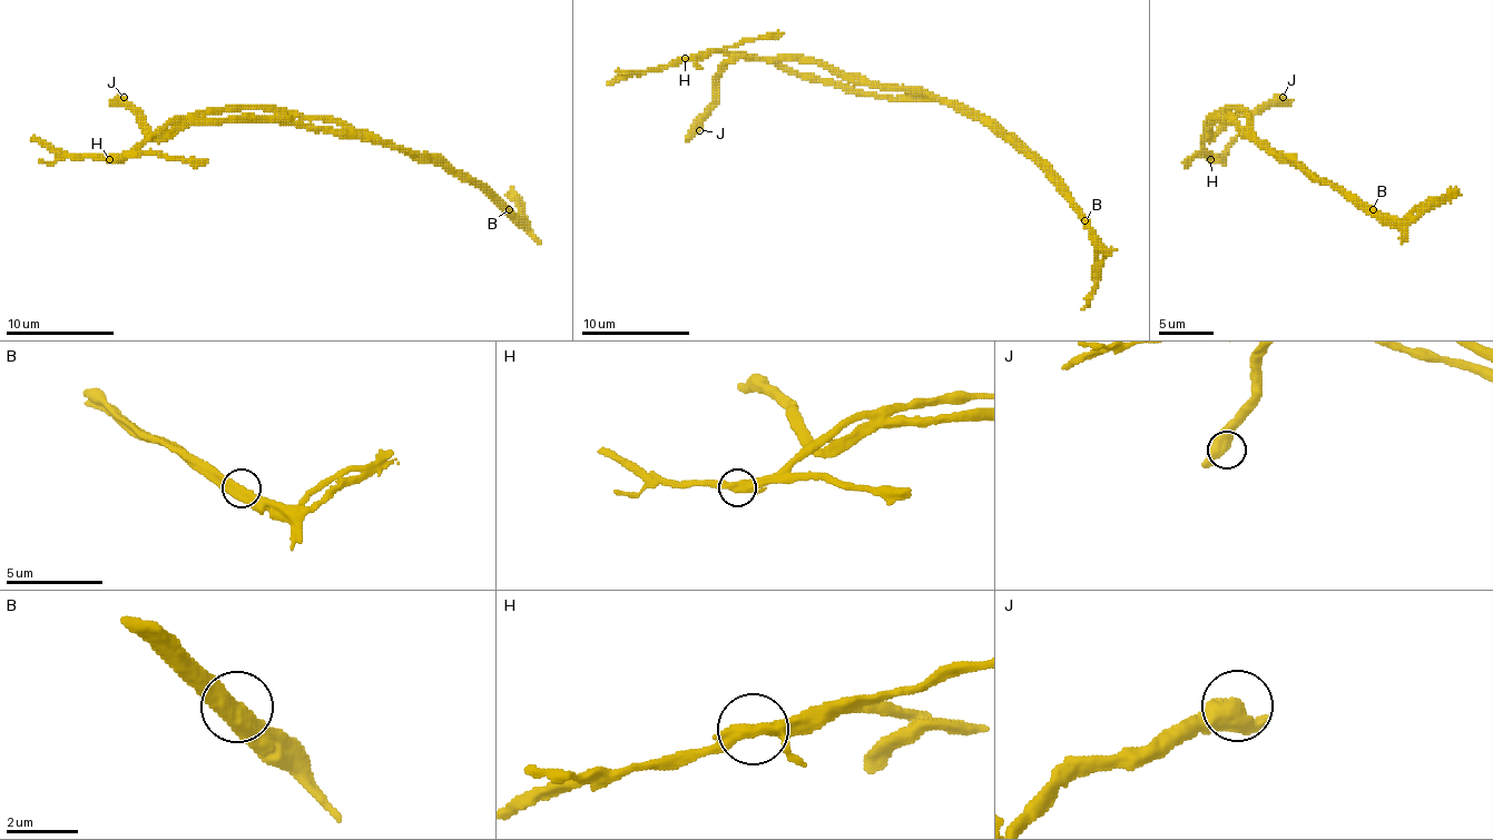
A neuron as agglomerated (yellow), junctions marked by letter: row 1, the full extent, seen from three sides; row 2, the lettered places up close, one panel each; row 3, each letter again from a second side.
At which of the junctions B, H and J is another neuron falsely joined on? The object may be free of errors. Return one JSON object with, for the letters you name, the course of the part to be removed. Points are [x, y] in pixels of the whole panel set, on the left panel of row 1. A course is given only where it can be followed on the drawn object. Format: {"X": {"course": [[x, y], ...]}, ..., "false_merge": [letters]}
{"B": {"course": [[508, 208], [419, 155], [353, 135], [337, 121], [258, 108], [172, 121], [107, 157], [56, 155], [31, 138]]}, "false_merge": ["B"]}

